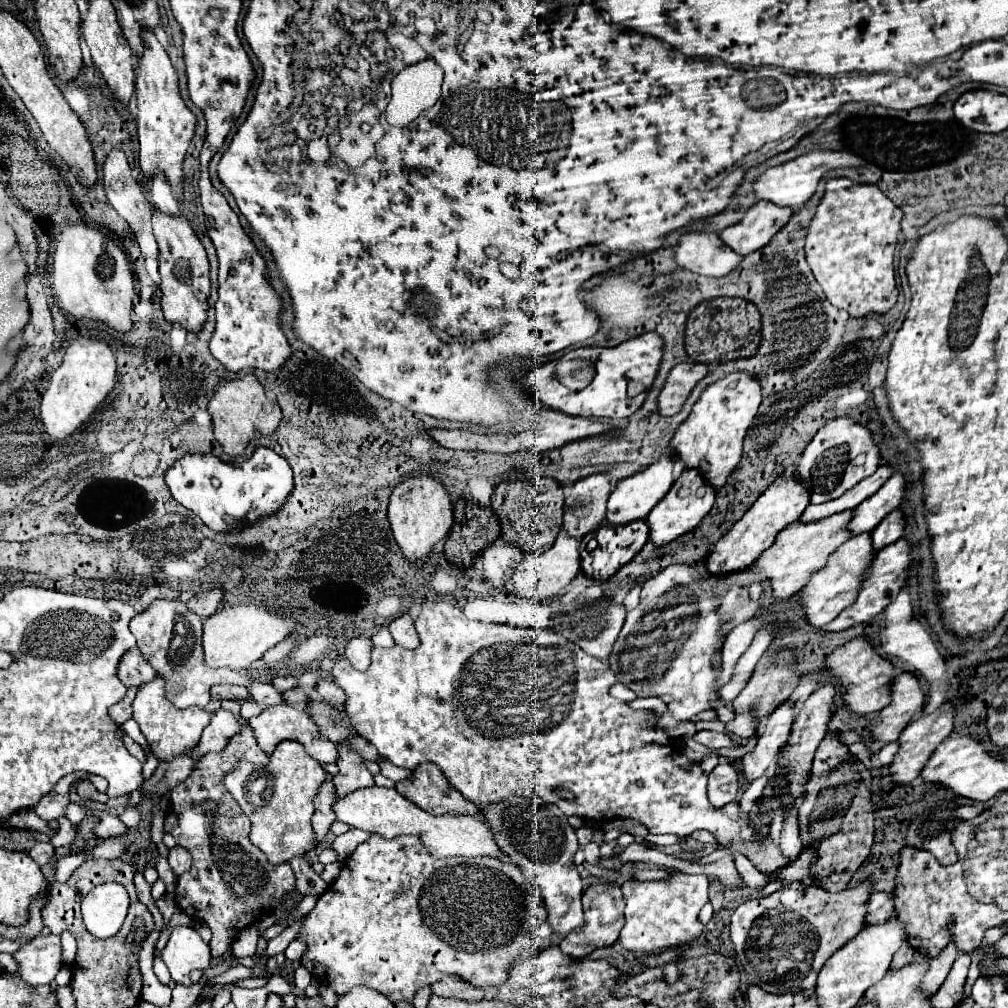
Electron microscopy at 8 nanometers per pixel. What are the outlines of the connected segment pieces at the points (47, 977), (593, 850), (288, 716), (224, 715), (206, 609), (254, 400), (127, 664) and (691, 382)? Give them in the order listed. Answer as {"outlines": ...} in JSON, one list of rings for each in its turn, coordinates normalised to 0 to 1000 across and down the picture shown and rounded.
{"outlines":[[[[37,929],[23,937],[15,946],[17,966],[33,978],[51,976],[61,962],[61,935],[59,929]]],[[[584,835],[582,839],[578,839],[576,841],[578,845],[580,845],[580,853],[584,855],[584,857],[594,857],[594,853],[596,853],[596,847],[594,847],[594,837],[590,837],[590,835]]],[[[277,698],[277,700],[269,700],[269,702],[263,702],[255,712],[249,712],[247,714],[247,720],[251,722],[251,728],[253,728],[253,734],[255,738],[259,740],[259,744],[267,750],[273,740],[281,734],[293,734],[293,736],[299,736],[305,744],[307,750],[311,750],[314,756],[334,756],[336,752],[336,746],[334,746],[334,740],[332,736],[328,736],[326,732],[320,732],[320,728],[316,728],[316,722],[313,720],[313,716],[309,716],[309,712],[291,702],[289,698]]],[[[215,704],[209,708],[209,718],[201,724],[197,738],[191,742],[189,752],[201,752],[205,746],[217,746],[225,740],[227,732],[239,724],[239,718],[225,704]]],[[[211,583],[211,585],[207,585],[207,587],[199,587],[199,589],[191,591],[191,593],[186,597],[186,603],[188,603],[189,607],[197,609],[197,613],[203,615],[203,613],[207,613],[209,609],[215,607],[219,595],[221,595],[221,585]]],[[[245,371],[231,379],[221,379],[207,399],[207,411],[211,415],[213,437],[221,442],[221,448],[227,452],[239,452],[243,450],[243,444],[251,435],[271,431],[277,425],[281,413],[277,401],[265,397],[261,383],[251,371]]],[[[134,641],[132,645],[128,645],[118,659],[118,673],[124,681],[142,681],[146,677],[150,677],[154,673],[152,663],[148,661],[148,657],[140,651],[138,643]]],[[[678,359],[678,361],[670,363],[664,369],[664,375],[654,391],[656,413],[672,411],[678,405],[686,387],[691,383],[693,377],[697,377],[701,373],[701,369],[703,369],[703,365],[693,359]]]]}

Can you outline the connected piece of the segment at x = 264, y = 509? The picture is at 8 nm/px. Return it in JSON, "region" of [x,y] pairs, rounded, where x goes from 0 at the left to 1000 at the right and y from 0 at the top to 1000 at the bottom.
{"region":[[[261,442],[247,456],[235,460],[219,458],[211,450],[186,450],[166,466],[166,482],[172,494],[195,510],[211,528],[225,530],[275,510],[291,488],[291,466],[283,454]]]}

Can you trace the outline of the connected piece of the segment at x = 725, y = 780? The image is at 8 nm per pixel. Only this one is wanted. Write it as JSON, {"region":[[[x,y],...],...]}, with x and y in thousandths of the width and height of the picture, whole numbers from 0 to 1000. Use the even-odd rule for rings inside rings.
{"region":[[[715,756],[702,770],[701,790],[707,800],[729,796],[733,784],[733,768],[721,756]]]}

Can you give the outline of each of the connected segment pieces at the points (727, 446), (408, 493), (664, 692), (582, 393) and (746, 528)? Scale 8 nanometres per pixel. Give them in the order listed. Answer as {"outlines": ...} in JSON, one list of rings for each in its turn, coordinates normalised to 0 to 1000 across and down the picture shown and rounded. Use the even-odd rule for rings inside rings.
{"outlines":[[[[725,369],[717,377],[701,383],[688,403],[686,413],[674,423],[666,437],[666,448],[674,454],[680,464],[691,466],[697,474],[713,488],[725,468],[735,458],[737,435],[751,413],[751,405],[755,401],[755,383],[753,377],[739,369]]],[[[416,472],[392,482],[386,496],[386,520],[390,526],[390,534],[398,544],[400,554],[412,563],[418,563],[422,554],[428,550],[430,542],[436,536],[443,534],[449,520],[447,496],[439,480],[436,480],[426,472]]],[[[707,605],[701,611],[680,613],[670,621],[664,619],[644,629],[626,631],[622,637],[613,631],[610,638],[615,641],[615,647],[614,643],[608,645],[604,653],[606,665],[612,669],[612,675],[624,681],[634,692],[652,690],[662,698],[670,714],[684,714],[713,692],[707,683],[711,667],[705,663],[705,653],[713,643],[713,623],[713,607]]],[[[642,329],[636,331],[632,335],[626,335],[610,345],[594,345],[594,355],[590,357],[590,375],[588,379],[574,387],[568,389],[564,385],[561,385],[553,375],[551,375],[551,363],[545,359],[541,363],[535,363],[529,369],[523,369],[517,377],[517,381],[527,387],[543,405],[547,407],[555,407],[559,411],[566,411],[566,413],[580,413],[580,415],[608,415],[608,417],[616,417],[616,415],[624,415],[626,411],[630,411],[634,407],[634,403],[628,403],[628,395],[636,395],[636,403],[642,395],[642,389],[654,369],[656,363],[656,353],[658,353],[658,335],[654,335],[654,331],[650,329]],[[626,381],[634,381],[636,389],[632,393],[624,391],[624,383]]],[[[785,472],[783,476],[771,474],[751,494],[751,498],[739,508],[739,512],[733,518],[729,518],[727,524],[711,540],[707,540],[701,546],[699,560],[701,560],[703,569],[717,573],[717,571],[723,571],[727,567],[735,567],[741,562],[745,562],[751,556],[751,552],[767,540],[769,532],[777,524],[781,524],[783,520],[787,520],[797,510],[797,506],[801,504],[801,500],[803,500],[803,488],[797,482],[797,478],[793,478],[789,472]]]]}

